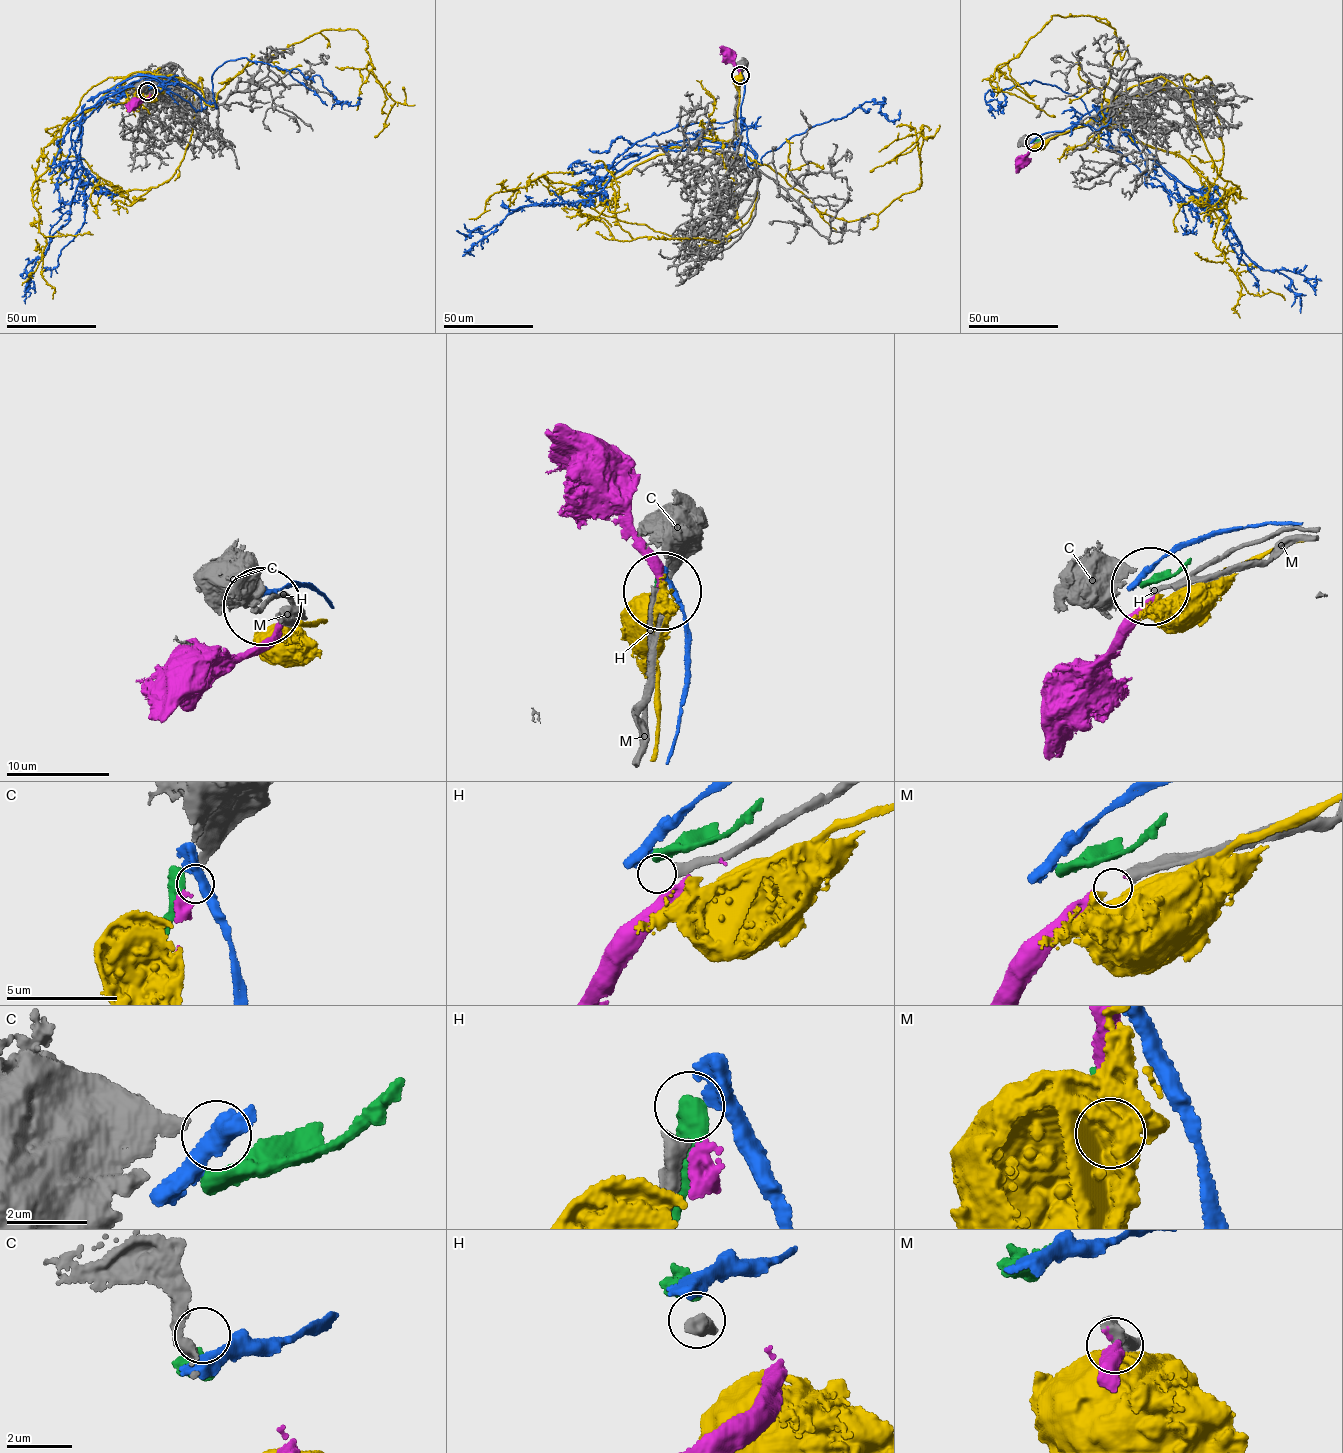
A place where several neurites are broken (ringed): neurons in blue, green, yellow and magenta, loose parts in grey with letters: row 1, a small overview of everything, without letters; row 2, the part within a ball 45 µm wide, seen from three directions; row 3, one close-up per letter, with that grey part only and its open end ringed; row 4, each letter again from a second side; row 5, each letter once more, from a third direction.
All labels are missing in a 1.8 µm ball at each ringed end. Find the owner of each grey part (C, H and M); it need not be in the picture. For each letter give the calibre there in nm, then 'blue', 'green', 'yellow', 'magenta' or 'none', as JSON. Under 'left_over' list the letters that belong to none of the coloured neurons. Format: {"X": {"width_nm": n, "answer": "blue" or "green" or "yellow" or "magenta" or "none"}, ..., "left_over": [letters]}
{"C": {"width_nm": 280, "answer": "blue"}, "H": {"width_nm": 480, "answer": "none"}, "M": {"width_nm": 480, "answer": "magenta"}, "left_over": ["H"]}

